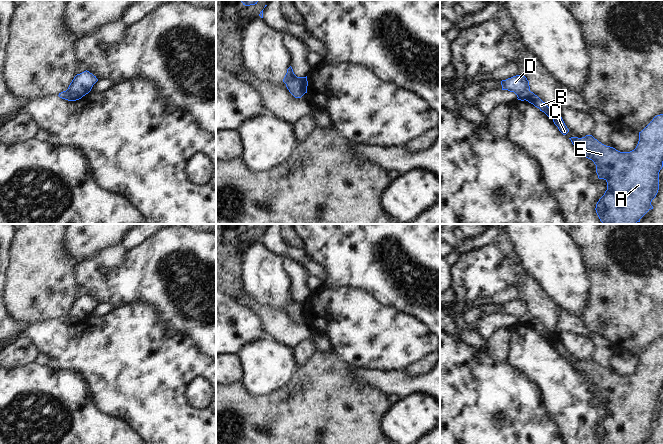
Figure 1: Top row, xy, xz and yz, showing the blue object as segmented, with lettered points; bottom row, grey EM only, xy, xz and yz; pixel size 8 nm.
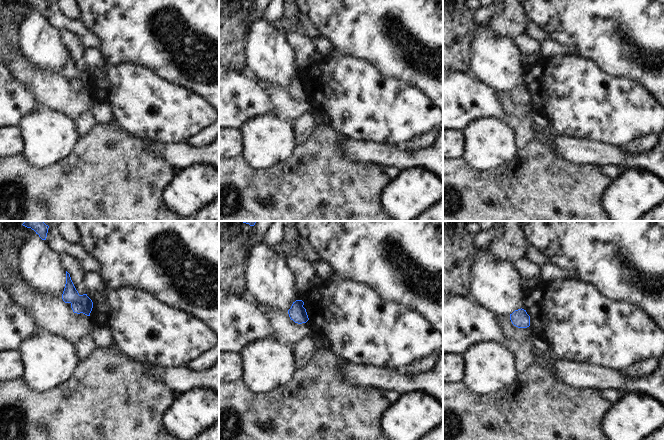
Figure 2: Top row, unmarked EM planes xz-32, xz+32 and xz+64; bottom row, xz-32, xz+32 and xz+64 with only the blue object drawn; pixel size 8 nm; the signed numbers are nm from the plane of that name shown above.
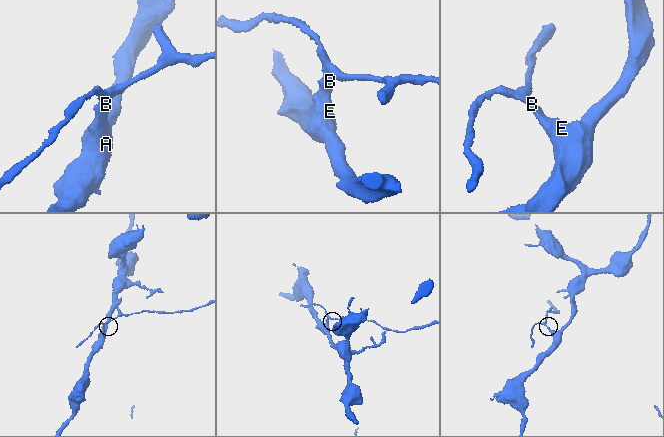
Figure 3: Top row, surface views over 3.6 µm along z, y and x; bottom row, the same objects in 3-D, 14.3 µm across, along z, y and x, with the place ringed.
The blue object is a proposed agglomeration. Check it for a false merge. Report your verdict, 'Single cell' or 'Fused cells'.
Fused cells.

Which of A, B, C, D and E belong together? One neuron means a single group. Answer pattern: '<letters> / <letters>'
A B C E / D

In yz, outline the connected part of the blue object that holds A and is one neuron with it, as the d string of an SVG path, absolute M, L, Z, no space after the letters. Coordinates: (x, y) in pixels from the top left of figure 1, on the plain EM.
M663 338L657 339L639 356L636 372L630 376L620 376L606 370L592 359L569 362L577 372L585 373L585 381L596 389L599 403L607 406L607 414L596 428L600 444L640 444L653 433L652 424L659 414L659 396L663 391Z

